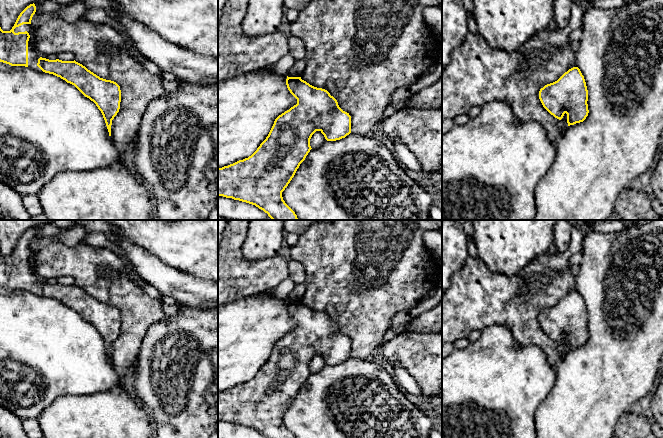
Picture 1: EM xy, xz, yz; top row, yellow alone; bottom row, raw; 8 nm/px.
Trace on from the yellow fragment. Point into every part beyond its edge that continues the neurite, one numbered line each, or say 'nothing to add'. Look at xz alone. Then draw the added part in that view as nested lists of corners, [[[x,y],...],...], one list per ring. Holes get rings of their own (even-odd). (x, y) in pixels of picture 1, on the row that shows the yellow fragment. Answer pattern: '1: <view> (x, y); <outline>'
nothing to add

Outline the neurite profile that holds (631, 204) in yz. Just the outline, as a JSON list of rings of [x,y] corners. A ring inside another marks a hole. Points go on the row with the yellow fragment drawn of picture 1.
[[[624,188],[613,209],[615,220],[660,220],[652,207],[652,199],[653,196],[644,191]]]

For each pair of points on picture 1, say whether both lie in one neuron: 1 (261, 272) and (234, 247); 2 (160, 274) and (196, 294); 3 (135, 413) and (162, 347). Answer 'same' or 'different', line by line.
1: same
2: same
3: different

